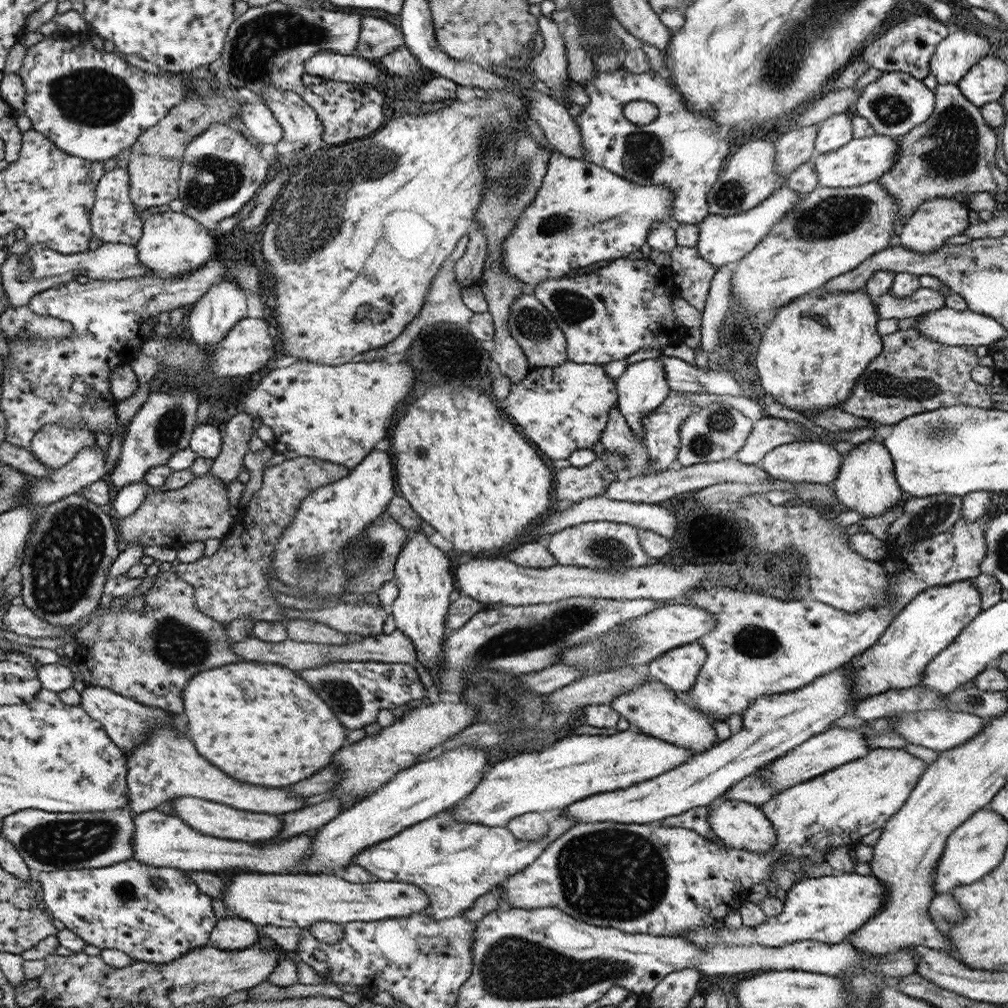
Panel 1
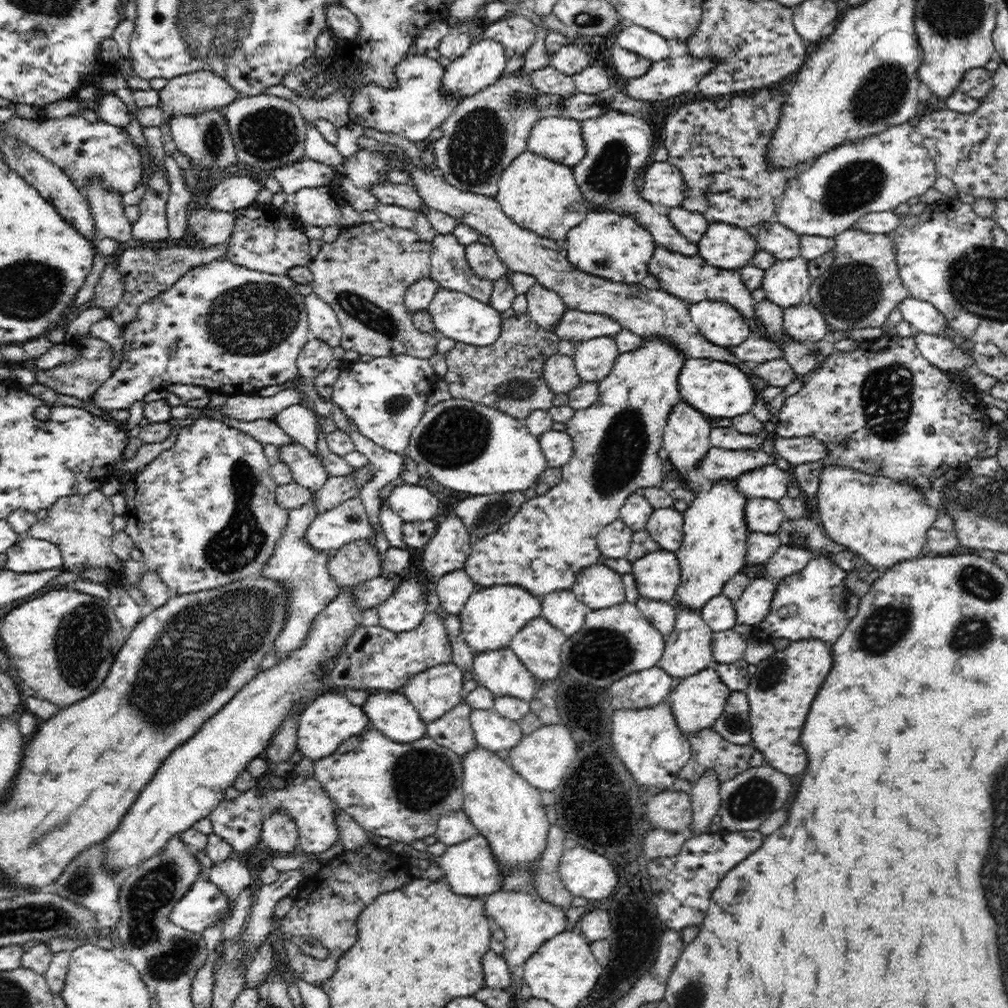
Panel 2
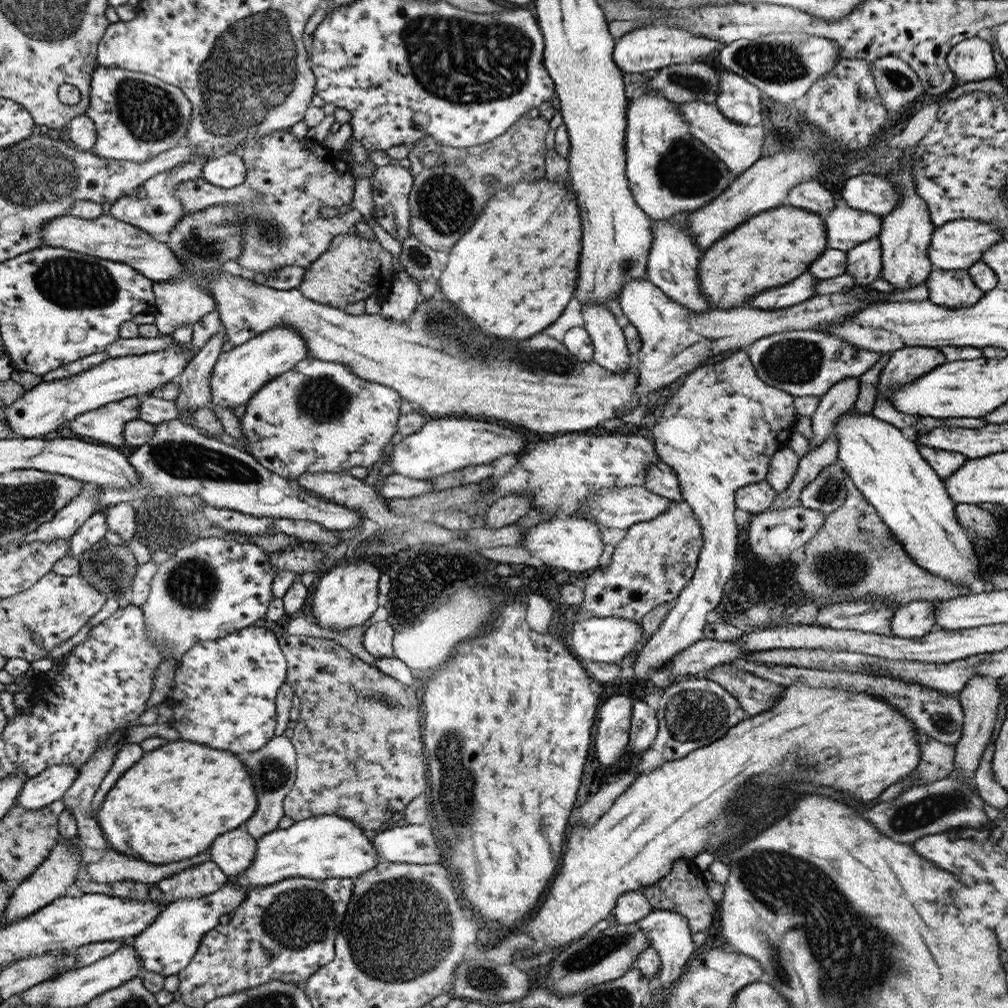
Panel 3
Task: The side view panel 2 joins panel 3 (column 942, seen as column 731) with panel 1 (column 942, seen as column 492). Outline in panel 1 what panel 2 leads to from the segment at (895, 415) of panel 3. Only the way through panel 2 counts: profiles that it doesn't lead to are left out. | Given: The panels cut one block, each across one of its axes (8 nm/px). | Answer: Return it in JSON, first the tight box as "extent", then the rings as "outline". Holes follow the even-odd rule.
{"extent":[899,197,970,255],"outline":[[[936,197],[925,201],[907,219],[899,232],[900,246],[920,253],[920,255],[930,255],[930,253],[944,247],[948,239],[965,232],[965,228],[970,226],[969,211],[966,203],[960,203],[950,197]]]}

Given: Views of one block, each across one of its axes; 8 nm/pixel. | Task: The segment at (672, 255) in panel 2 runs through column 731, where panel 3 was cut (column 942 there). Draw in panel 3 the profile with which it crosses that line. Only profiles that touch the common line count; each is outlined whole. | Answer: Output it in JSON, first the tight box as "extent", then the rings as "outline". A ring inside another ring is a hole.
{"extent":[926,268,985,308],"outline":[[[934,268],[926,281],[930,301],[945,308],[974,306],[985,293],[976,286],[969,272],[964,269]]]}

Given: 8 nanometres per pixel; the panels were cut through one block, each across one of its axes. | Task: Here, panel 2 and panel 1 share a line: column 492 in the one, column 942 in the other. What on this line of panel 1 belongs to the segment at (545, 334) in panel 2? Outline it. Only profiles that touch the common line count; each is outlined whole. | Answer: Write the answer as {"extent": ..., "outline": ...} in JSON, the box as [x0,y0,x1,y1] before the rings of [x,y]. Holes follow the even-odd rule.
{"extent":[839,327,995,424],"outline":[[[914,327],[907,330],[898,329],[888,335],[882,335],[882,352],[861,374],[860,381],[854,385],[850,396],[839,404],[839,408],[854,416],[864,417],[870,421],[882,424],[896,424],[906,416],[914,416],[922,412],[930,412],[939,407],[956,404],[976,406],[978,408],[995,408],[990,399],[990,386],[976,384],[971,377],[971,370],[978,366],[979,358],[976,347],[948,346],[941,342],[926,338]]]}

